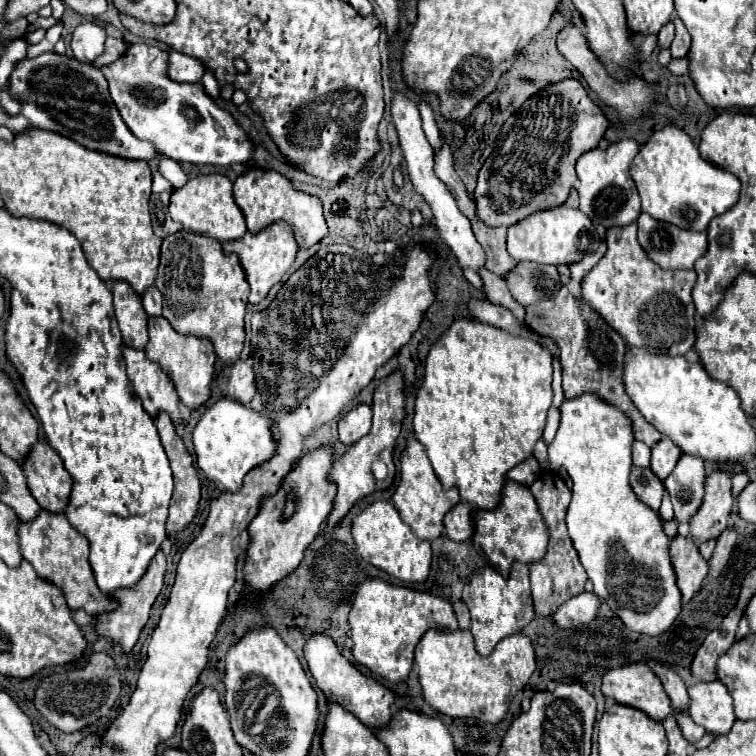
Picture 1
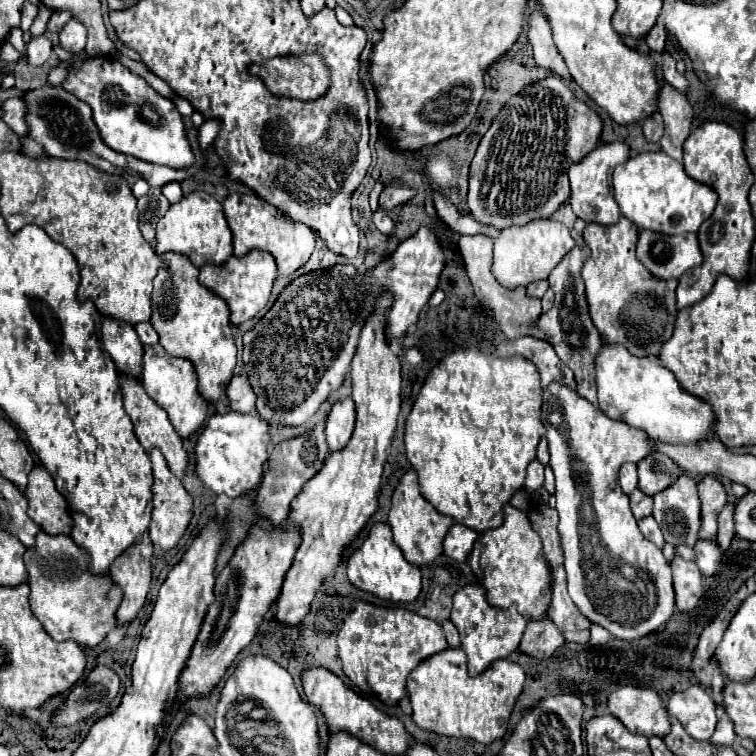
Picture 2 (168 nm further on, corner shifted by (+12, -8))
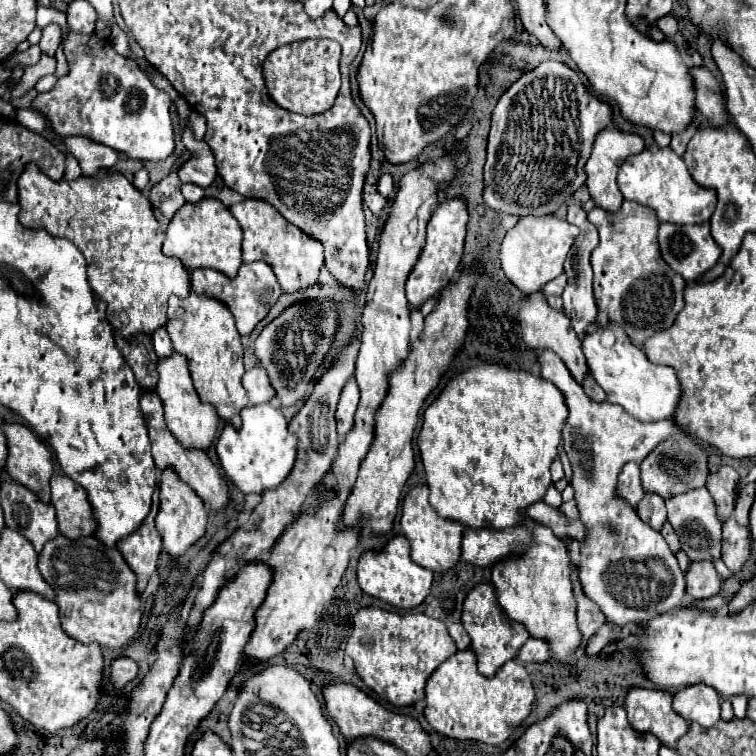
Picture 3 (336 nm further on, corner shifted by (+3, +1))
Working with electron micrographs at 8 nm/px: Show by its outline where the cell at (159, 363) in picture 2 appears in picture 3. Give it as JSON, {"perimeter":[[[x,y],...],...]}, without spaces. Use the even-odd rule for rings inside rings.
{"perimeter":[[[171,353],[169,357],[159,359],[157,363],[157,373],[159,373],[159,383],[157,383],[157,395],[163,401],[165,407],[165,421],[169,431],[185,445],[185,447],[197,447],[197,449],[207,449],[213,443],[213,437],[217,433],[219,417],[213,405],[203,403],[193,387],[191,371],[187,365],[187,359],[181,353]]]}

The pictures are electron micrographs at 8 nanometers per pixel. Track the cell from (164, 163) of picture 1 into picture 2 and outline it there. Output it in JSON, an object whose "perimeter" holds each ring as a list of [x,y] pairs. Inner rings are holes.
{"perimeter":[[[170,182],[170,184],[162,186],[162,194],[168,198],[168,202],[170,202],[170,204],[176,204],[176,202],[184,196],[184,194],[182,194],[180,184],[176,184],[176,182]]]}

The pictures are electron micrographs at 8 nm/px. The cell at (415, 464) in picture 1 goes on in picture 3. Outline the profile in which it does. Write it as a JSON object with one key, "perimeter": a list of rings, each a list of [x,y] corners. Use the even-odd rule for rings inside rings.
{"perimeter":[[[425,483],[413,485],[409,493],[403,499],[403,513],[401,513],[401,533],[411,543],[411,557],[421,567],[445,573],[449,567],[453,567],[461,557],[461,537],[463,537],[463,525],[457,521],[449,521],[443,517],[437,517],[437,511],[429,503],[429,489]]]}

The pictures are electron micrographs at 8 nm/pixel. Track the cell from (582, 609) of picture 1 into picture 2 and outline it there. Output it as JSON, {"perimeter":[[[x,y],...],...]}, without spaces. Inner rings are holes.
{"perimeter":[[[542,620],[542,622],[528,622],[522,642],[518,650],[526,656],[544,660],[554,654],[554,648],[562,646],[564,638],[562,632],[556,628],[552,620]]]}

